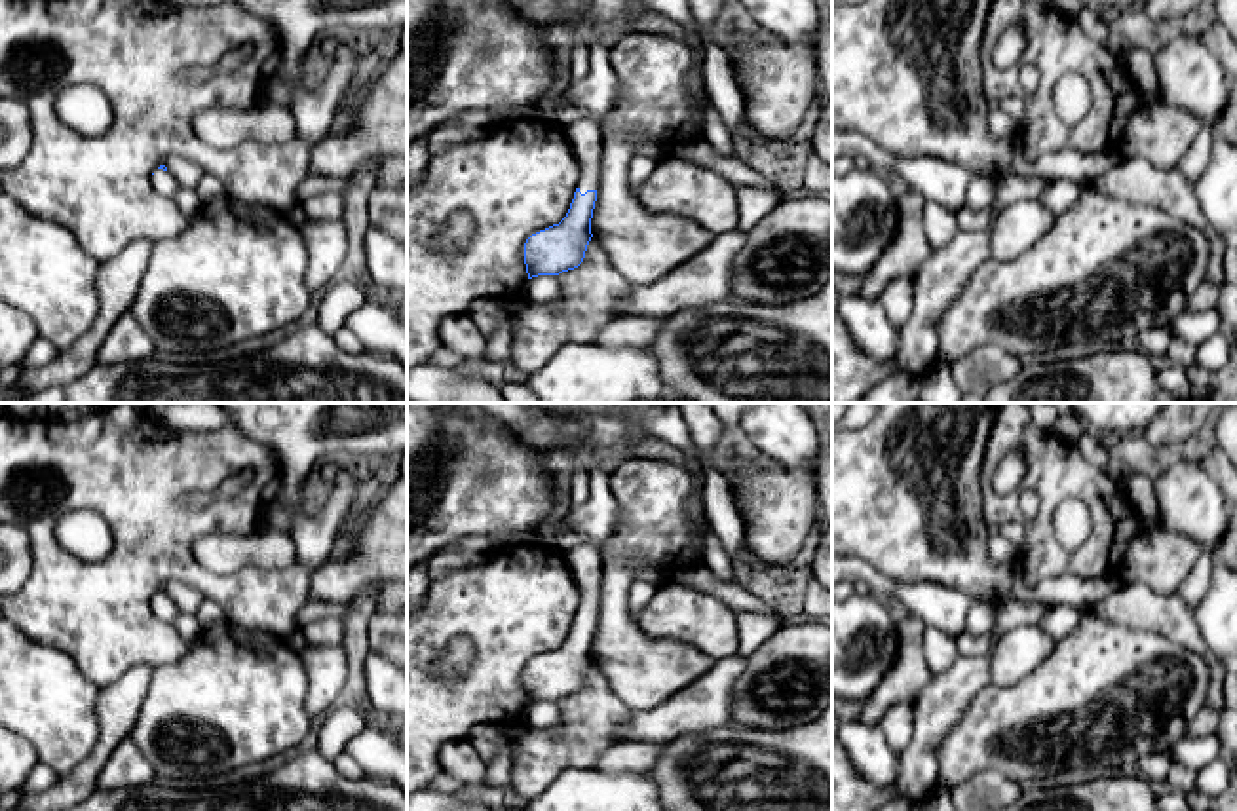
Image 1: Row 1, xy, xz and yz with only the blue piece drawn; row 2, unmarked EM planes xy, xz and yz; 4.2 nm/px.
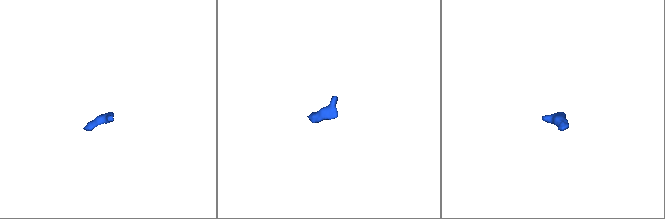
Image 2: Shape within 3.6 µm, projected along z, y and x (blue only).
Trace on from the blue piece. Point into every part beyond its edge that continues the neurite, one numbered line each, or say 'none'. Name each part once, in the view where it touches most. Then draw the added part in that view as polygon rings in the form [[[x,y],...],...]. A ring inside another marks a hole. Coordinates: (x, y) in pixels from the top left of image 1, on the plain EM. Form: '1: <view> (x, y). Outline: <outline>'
1: xz (586, 563). Outline: [[[585,541],[562,553],[562,558],[580,587],[581,602],[578,613],[581,619],[599,615],[602,593],[602,555],[593,541]]]

